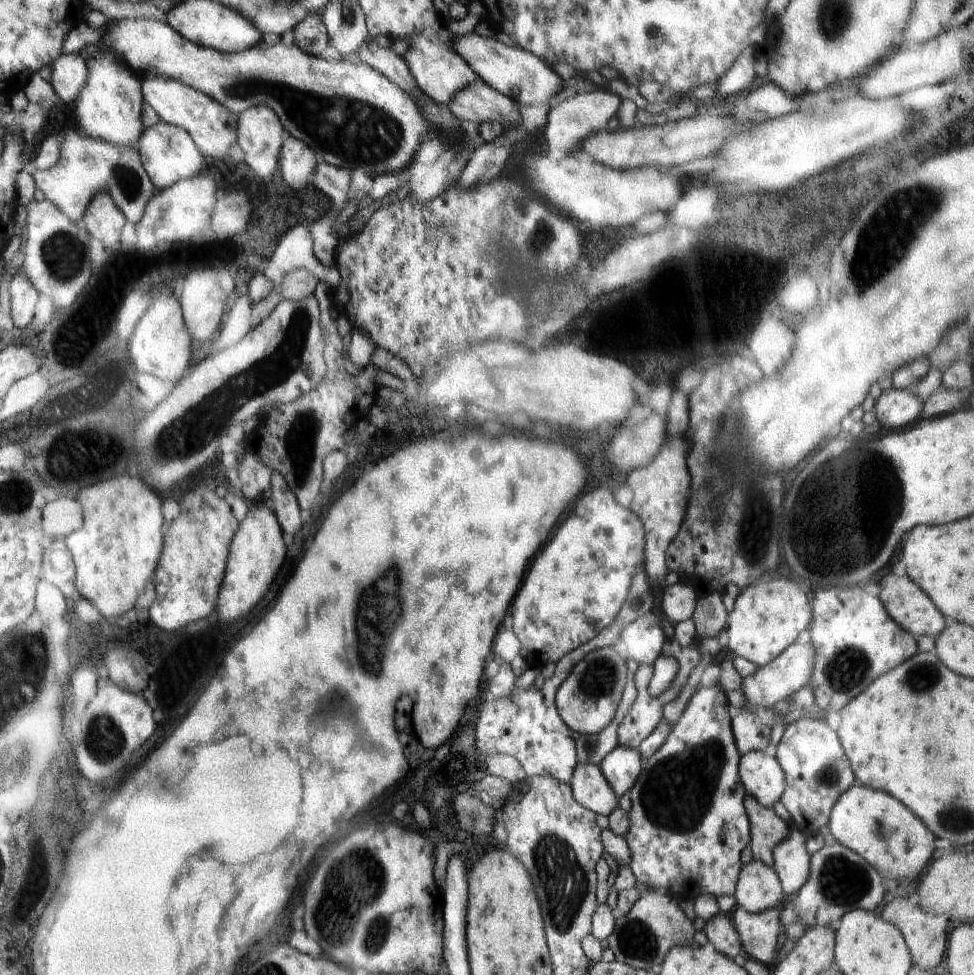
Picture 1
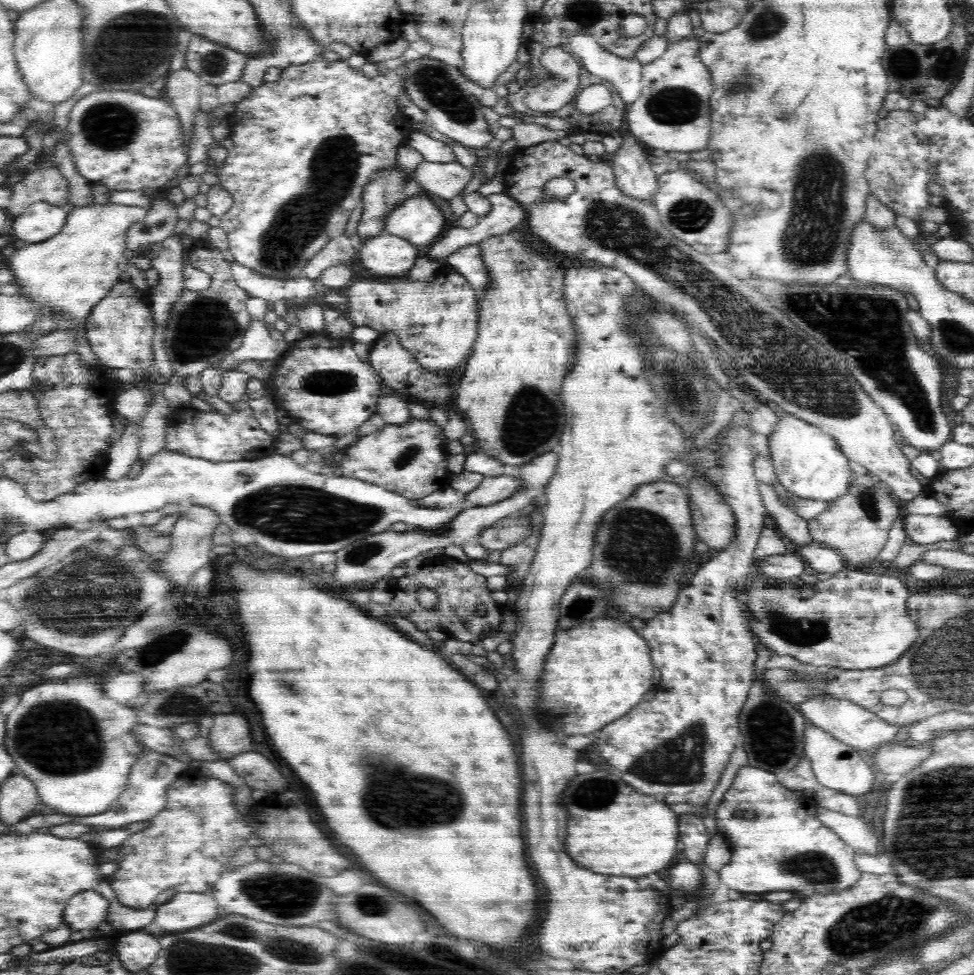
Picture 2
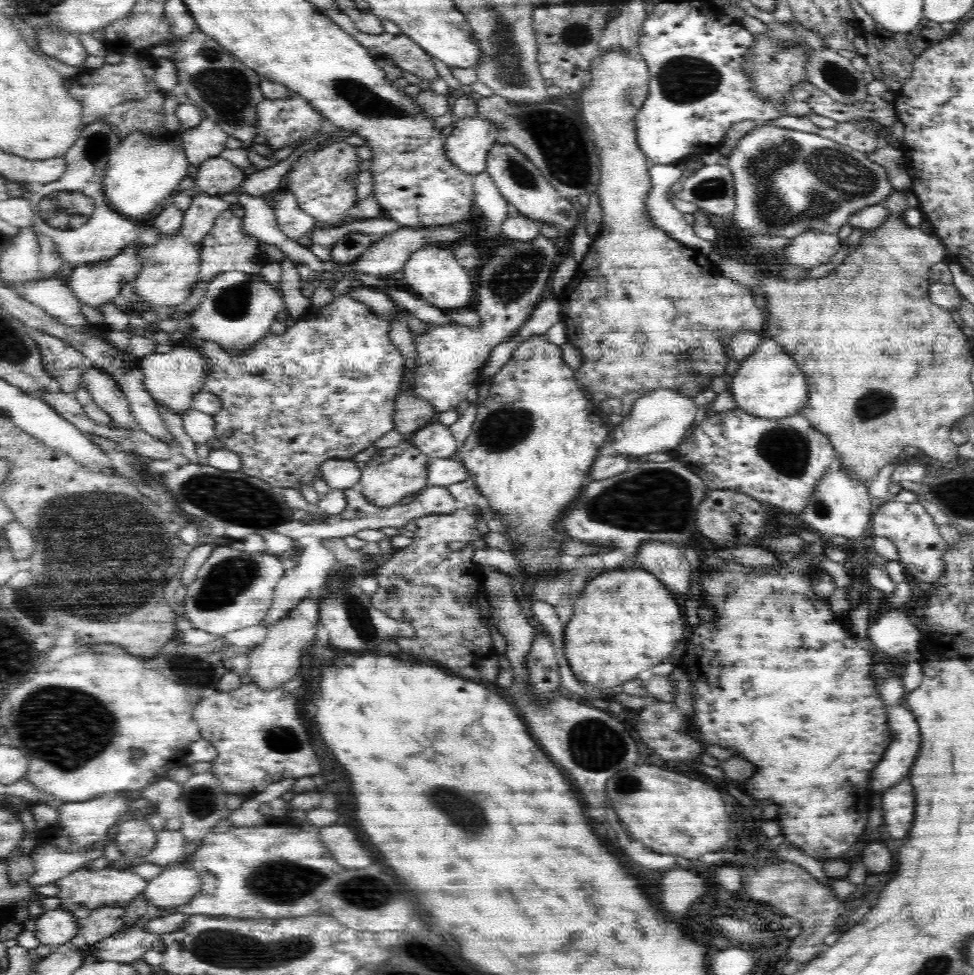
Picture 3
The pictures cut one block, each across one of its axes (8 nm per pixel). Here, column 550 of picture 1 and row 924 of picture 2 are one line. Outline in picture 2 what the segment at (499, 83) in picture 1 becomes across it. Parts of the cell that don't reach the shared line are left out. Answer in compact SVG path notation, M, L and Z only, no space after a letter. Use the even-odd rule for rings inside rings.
M88 890L68 900L63 916L66 924L70 924L70 929L73 931L98 930L96 926L105 922L108 909L108 900L102 894Z

